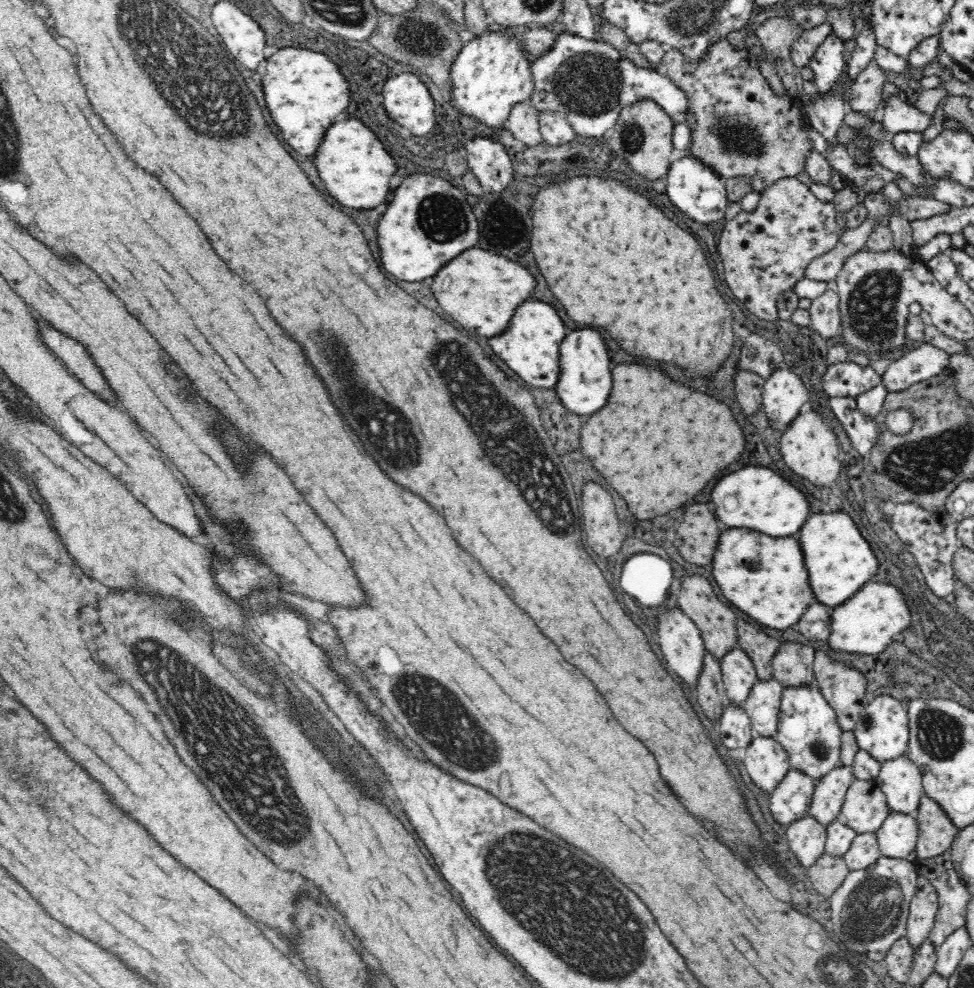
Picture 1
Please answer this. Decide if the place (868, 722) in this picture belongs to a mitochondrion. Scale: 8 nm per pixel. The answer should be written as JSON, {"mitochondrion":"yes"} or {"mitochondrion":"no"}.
{"mitochondrion":"yes"}

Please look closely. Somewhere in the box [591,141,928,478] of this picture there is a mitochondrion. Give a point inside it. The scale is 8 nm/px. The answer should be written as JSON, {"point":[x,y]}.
{"point":[872,305]}

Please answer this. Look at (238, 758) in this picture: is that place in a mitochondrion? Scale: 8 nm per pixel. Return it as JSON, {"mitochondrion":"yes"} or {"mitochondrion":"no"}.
{"mitochondrion":"yes"}

